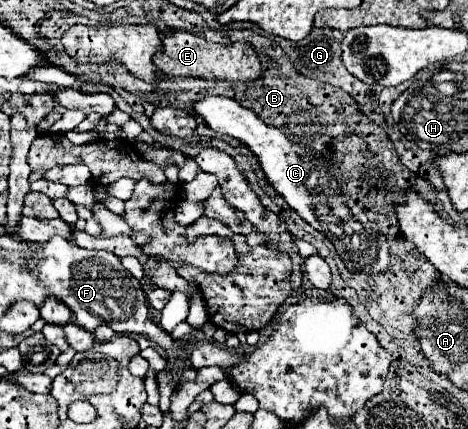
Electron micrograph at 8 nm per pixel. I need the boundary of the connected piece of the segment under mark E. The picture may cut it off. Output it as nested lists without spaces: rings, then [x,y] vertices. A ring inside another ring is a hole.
[[[174,31],[172,35],[164,37],[162,43],[164,43],[162,51],[154,55],[154,65],[164,75],[200,77],[200,79],[210,79],[210,81],[236,81],[236,83],[248,83],[262,77],[260,59],[250,43],[238,41],[232,45],[214,45],[188,31]]]

